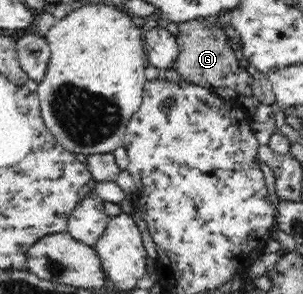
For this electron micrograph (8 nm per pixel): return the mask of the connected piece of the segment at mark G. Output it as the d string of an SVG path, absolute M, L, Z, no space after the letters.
M195 19L190 22L181 22L179 36L176 37L179 55L173 67L185 81L210 89L228 88L237 93L239 98L253 96L253 78L244 65L237 61L235 52L231 48L232 41L228 33L211 26L206 19Z

